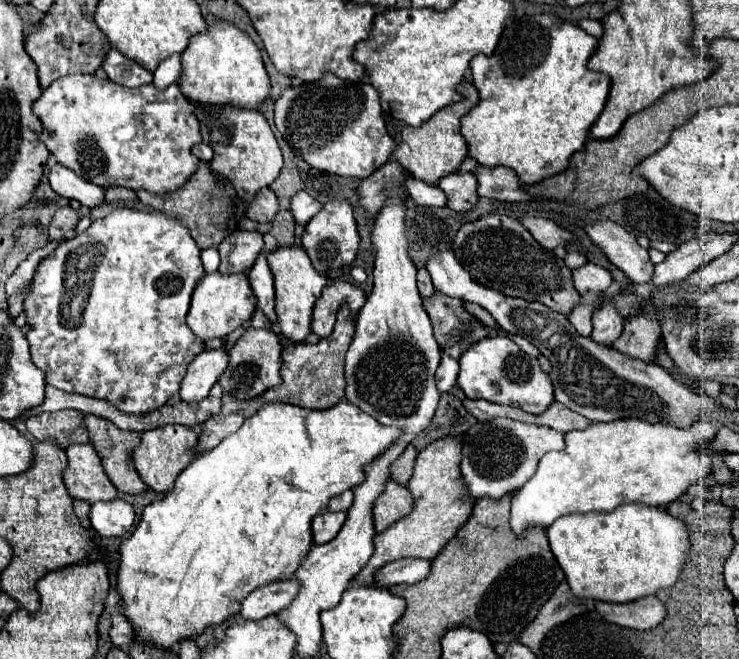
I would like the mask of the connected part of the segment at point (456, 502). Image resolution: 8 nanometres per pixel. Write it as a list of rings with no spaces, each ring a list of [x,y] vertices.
[[[441,438],[419,452],[413,476],[407,484],[407,488],[415,498],[413,512],[373,538],[375,552],[369,564],[355,578],[359,586],[371,586],[375,570],[393,560],[401,560],[407,556],[433,560],[445,548],[445,544],[457,534],[457,530],[465,524],[465,520],[473,510],[473,498],[467,496],[467,488],[459,470],[461,448],[463,438]]]

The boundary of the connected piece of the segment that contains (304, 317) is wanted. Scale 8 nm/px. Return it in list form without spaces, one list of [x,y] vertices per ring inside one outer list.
[[[281,246],[267,256],[275,278],[275,312],[279,316],[279,334],[291,342],[303,342],[311,334],[311,312],[315,300],[327,286],[327,278],[317,274],[307,252],[301,246]]]

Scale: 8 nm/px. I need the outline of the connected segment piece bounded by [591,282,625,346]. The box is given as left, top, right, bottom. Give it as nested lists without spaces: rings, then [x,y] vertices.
[[[613,282],[611,288],[605,290],[607,302],[603,302],[603,306],[593,312],[593,334],[591,334],[591,338],[595,338],[595,342],[611,346],[611,342],[621,336],[625,320],[615,310],[615,306],[611,306],[611,298],[615,298],[615,294],[619,294],[621,290],[621,284]]]

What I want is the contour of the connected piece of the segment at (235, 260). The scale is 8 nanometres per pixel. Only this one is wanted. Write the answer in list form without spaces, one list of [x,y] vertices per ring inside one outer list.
[[[237,230],[233,234],[229,234],[219,246],[219,254],[221,254],[221,266],[219,272],[221,274],[241,274],[247,272],[257,256],[263,252],[265,244],[263,244],[263,236],[259,232],[245,232],[245,230]]]

